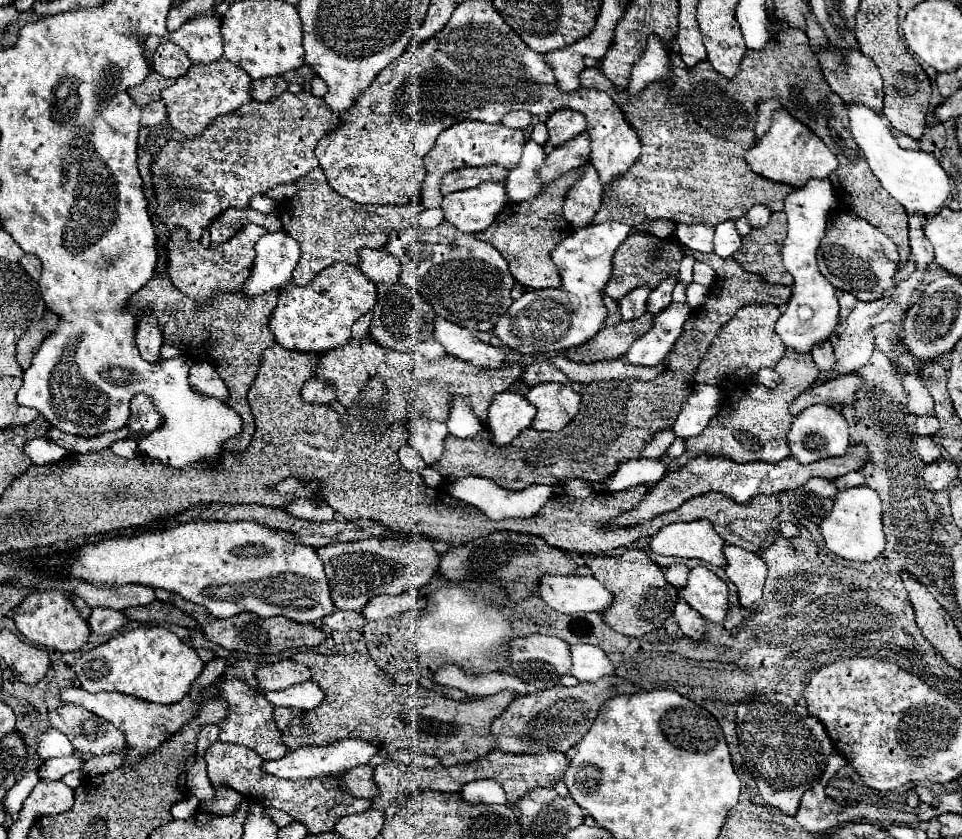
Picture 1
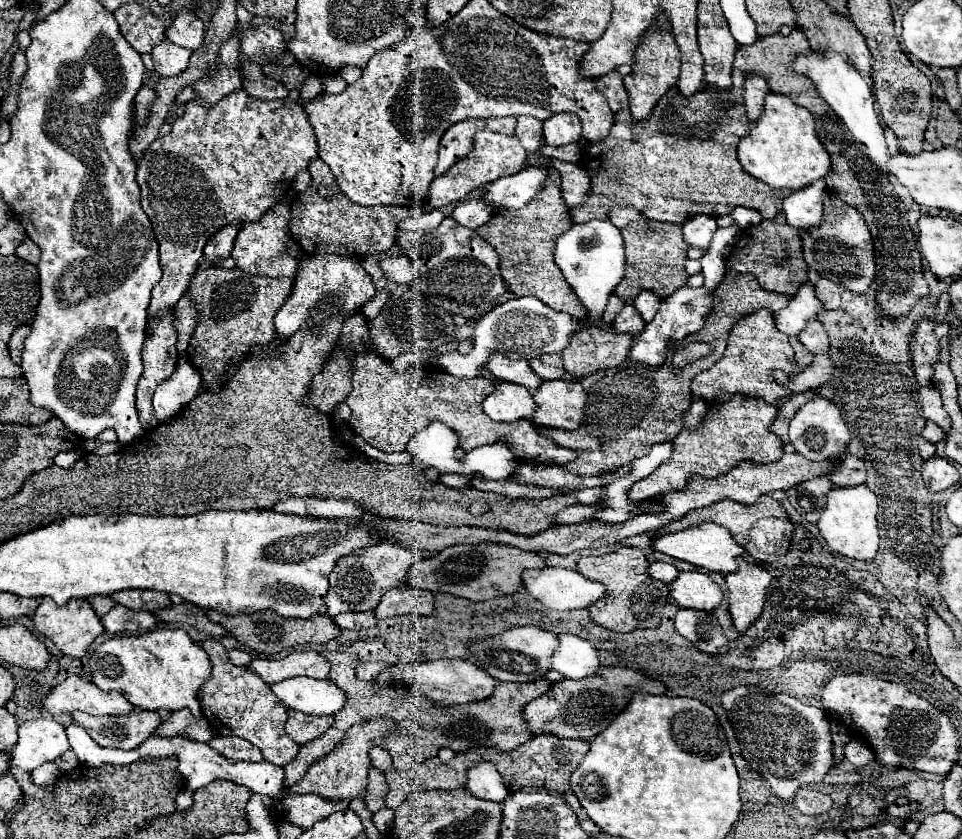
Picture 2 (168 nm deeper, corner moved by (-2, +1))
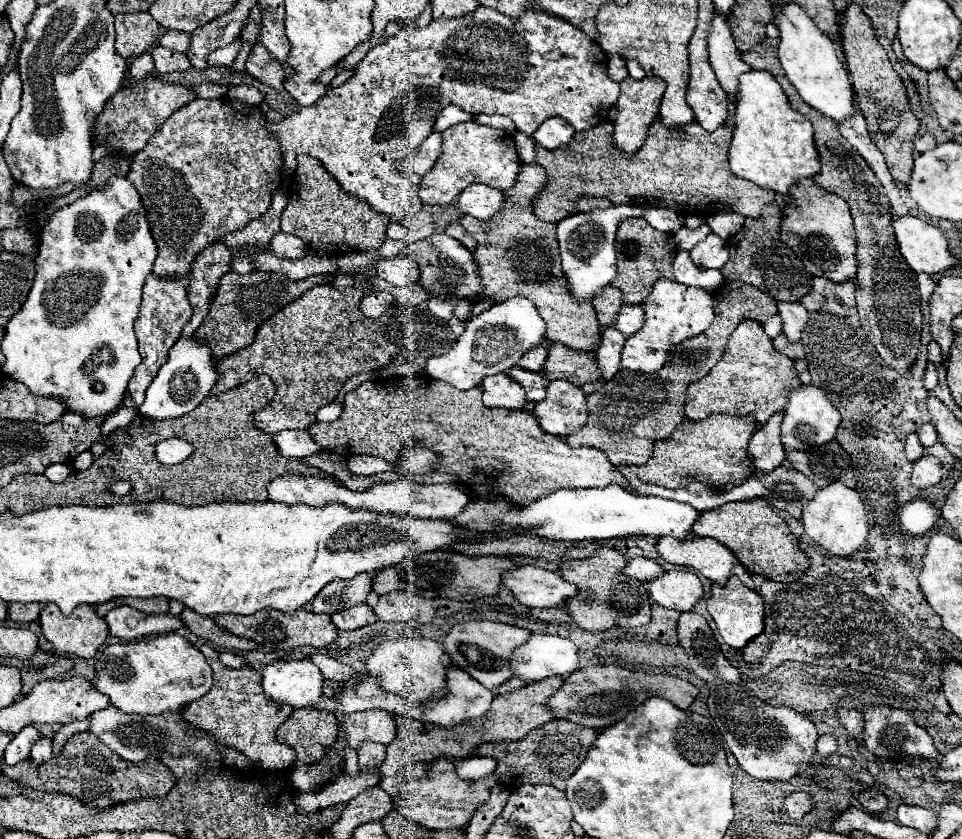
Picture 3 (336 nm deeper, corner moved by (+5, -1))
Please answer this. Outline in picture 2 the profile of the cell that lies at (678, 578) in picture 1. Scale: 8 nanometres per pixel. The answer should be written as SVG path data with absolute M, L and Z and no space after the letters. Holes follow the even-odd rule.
M652 562L648 568L648 574L666 582L666 584L672 584L678 576L678 568L674 564L668 564L668 562Z

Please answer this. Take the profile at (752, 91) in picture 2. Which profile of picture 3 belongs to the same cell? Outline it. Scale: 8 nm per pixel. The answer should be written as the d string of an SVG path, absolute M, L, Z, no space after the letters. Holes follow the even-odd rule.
M715 8L713 20L707 36L707 50L709 50L709 62L713 66L713 72L723 86L723 90L729 94L729 100L733 102L737 94L737 80L743 72L749 72L751 68L741 60L741 54L733 42L731 30L727 26L725 16Z

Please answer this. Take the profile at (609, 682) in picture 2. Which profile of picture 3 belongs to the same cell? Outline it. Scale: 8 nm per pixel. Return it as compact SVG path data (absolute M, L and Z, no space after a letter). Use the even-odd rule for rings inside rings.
M587 666L569 676L565 686L551 696L551 710L555 718L565 718L573 720L581 726L589 728L607 728L615 724L617 720L623 720L633 708L641 706L647 698L659 696L675 704L677 708L689 710L693 700L697 698L699 690L687 680L679 680L677 676L669 674L645 674L645 672L635 672L635 670L625 670L621 666Z

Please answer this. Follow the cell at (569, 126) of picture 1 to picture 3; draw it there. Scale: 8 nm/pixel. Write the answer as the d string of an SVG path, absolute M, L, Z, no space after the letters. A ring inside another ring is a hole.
M549 118L549 120L545 120L537 128L537 132L533 134L533 138L541 146L545 146L547 150L551 150L551 148L559 148L563 144L569 144L569 140L573 138L573 134L575 134L575 128L567 120L563 120L563 118Z

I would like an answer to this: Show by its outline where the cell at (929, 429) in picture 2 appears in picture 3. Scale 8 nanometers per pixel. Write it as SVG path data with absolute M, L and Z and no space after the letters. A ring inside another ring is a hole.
M923 424L923 426L917 430L917 436L919 436L919 440L921 440L921 444L923 444L925 448L927 448L927 446L933 446L933 444L939 440L937 430L935 430L933 424Z

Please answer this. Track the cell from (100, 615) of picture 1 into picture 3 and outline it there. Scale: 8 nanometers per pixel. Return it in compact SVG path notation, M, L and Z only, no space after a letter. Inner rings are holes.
M131 606L113 608L105 616L105 622L109 624L109 634L123 638L123 640L139 640L149 634L175 632L183 626L179 616L171 616L171 614L151 616L151 614L139 612Z

